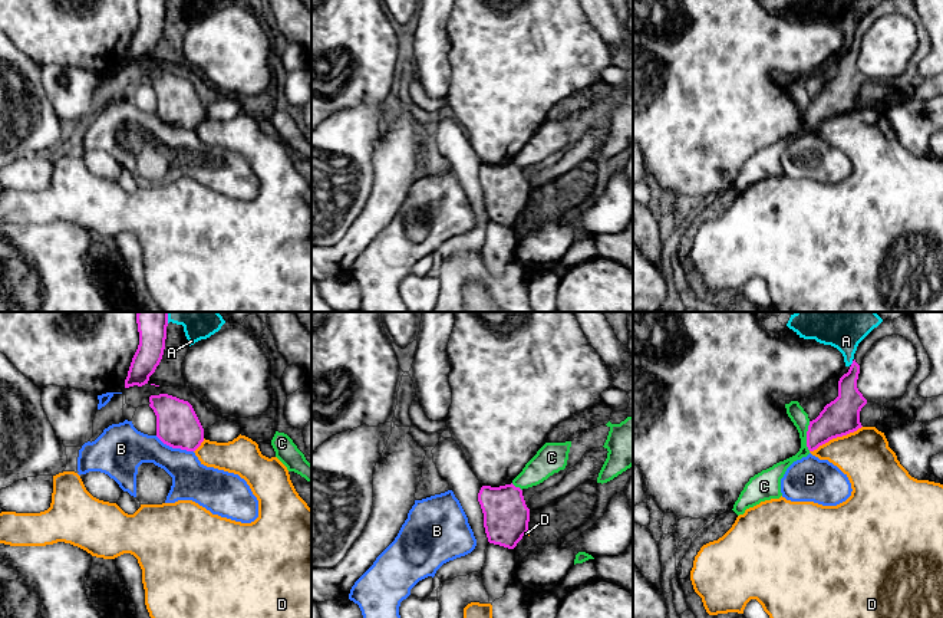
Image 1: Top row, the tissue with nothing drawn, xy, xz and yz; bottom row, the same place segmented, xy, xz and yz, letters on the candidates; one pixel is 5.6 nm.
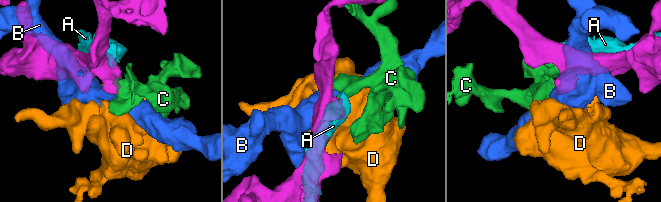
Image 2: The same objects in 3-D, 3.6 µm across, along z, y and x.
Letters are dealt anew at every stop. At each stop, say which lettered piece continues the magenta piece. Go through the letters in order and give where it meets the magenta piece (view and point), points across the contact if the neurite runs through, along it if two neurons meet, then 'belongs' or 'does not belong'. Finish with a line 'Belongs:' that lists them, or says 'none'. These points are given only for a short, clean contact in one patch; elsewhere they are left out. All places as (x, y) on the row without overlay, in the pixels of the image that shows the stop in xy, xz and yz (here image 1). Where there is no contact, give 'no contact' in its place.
A: meets magenta in yz at (853, 40); does not belong
B: meets magenta in xy at (174, 125); does not belong
C: meets magenta in yz at (807, 114); border along yz (810, 99), (807, 109), (808, 128); does not belong
D: meets magenta in yz at (836, 115); border along yz (861, 104), (833, 115), (810, 130); does not belong
Belongs: none

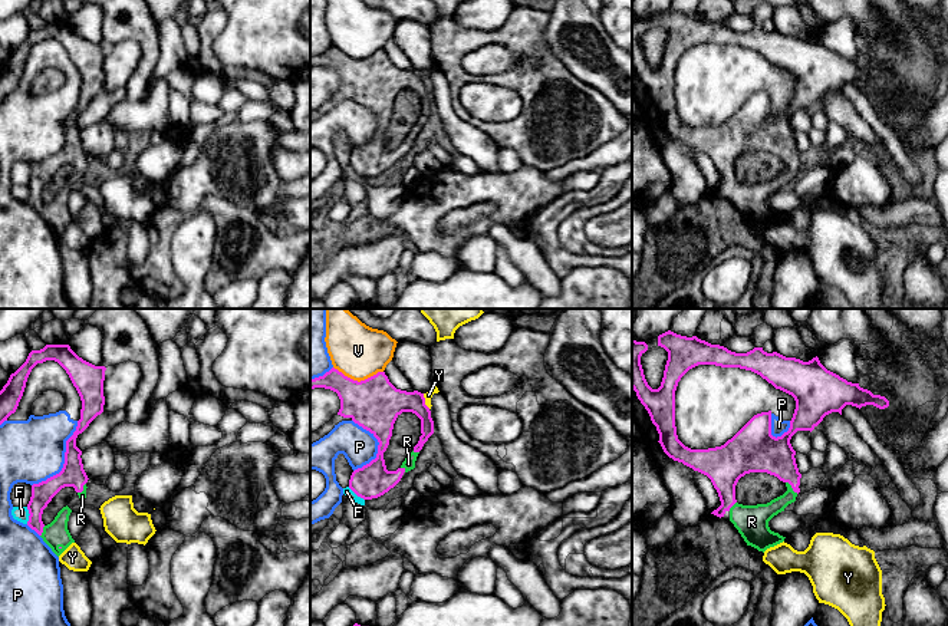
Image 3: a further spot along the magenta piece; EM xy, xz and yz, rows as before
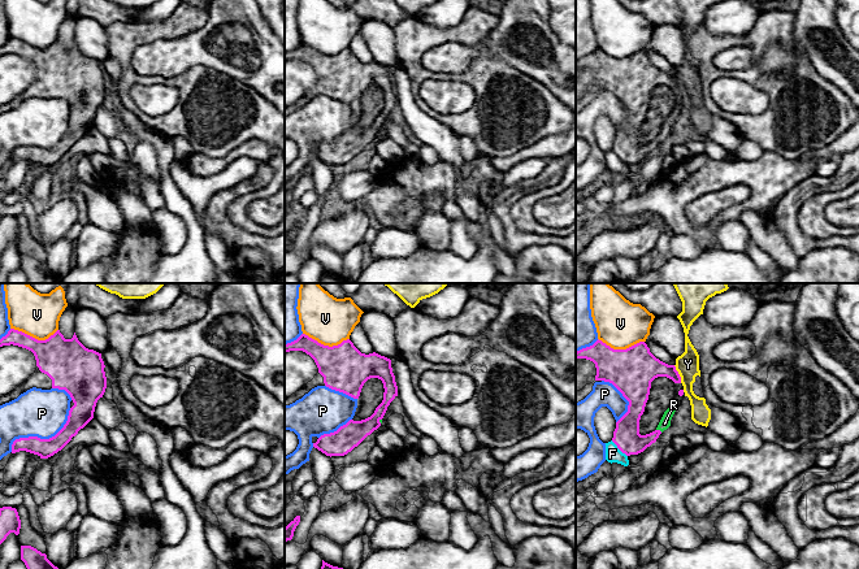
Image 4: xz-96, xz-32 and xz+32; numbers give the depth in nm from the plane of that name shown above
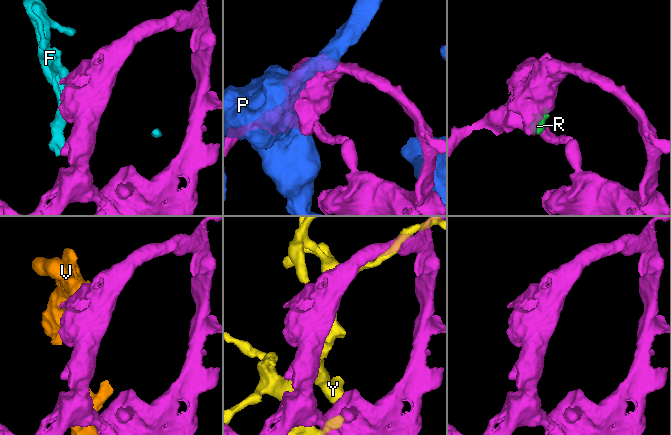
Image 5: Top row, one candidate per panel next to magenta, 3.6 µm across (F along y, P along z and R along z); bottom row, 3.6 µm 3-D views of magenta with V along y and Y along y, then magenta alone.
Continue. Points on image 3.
F: meets magenta in xy at (29, 194); does not belong
P: meets magenta in xy at (65, 138); does not belong
R: meets magenta in yz at (792, 165); belongs
V: meets magenta in xz at (356, 59); does not belong
Y: meets magenta in xz at (424, 79); does not belong
Belongs: R

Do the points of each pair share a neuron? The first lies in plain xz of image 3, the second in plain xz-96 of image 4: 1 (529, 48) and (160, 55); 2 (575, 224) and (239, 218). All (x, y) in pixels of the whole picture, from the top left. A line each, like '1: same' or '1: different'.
1: different
2: same

